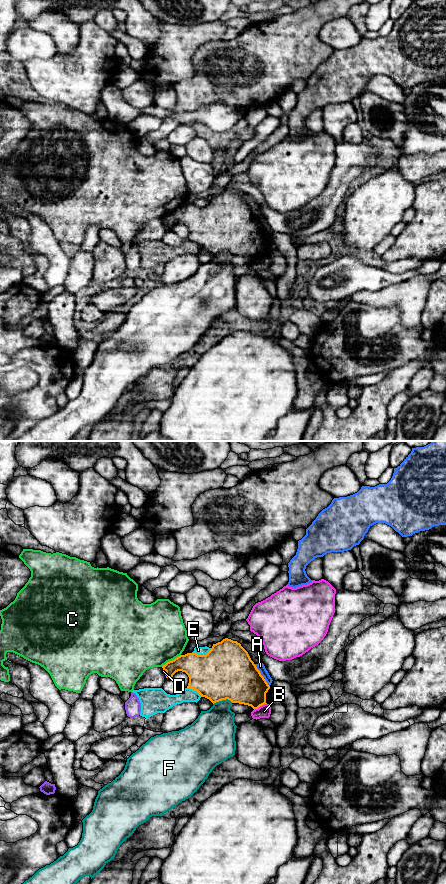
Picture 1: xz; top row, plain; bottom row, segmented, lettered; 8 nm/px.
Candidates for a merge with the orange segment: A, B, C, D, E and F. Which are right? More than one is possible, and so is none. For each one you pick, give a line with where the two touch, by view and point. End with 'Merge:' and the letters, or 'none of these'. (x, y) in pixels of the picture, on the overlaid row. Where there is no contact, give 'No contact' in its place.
Merge: none of these

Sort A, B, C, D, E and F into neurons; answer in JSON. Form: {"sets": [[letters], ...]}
{"sets": [["A"], ["B"], ["C"], ["D"], ["E"], ["F"]]}

